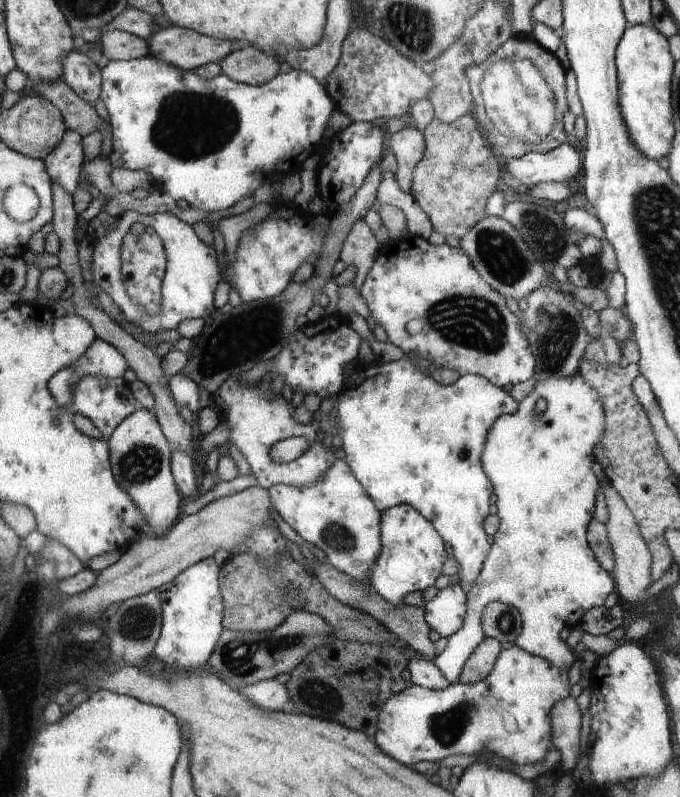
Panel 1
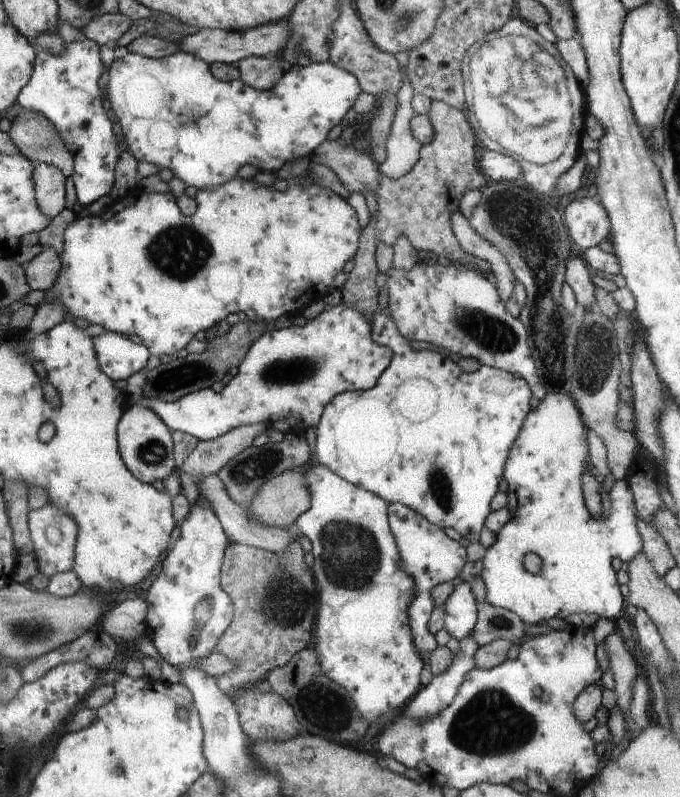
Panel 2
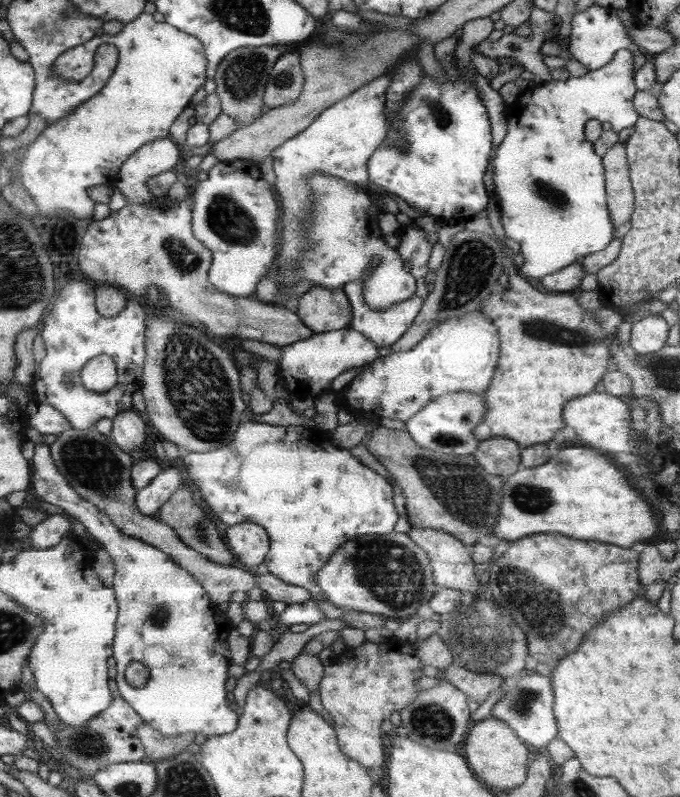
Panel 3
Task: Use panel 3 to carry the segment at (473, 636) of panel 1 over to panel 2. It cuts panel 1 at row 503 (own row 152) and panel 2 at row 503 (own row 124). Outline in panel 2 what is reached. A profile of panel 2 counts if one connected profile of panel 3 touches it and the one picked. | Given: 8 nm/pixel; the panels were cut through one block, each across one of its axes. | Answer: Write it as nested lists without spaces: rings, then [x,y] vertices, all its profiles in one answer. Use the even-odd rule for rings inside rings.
[[[546,393],[546,396],[540,400],[538,406],[528,411],[525,421],[515,438],[515,443],[511,446],[511,449],[507,454],[507,459],[503,468],[503,478],[508,482],[508,489],[505,493],[508,497],[506,508],[510,513],[510,520],[508,520],[508,522],[497,532],[495,543],[487,548],[485,555],[481,558],[482,570],[479,577],[485,584],[486,602],[493,607],[508,608],[508,610],[517,614],[526,625],[540,625],[542,622],[550,620],[550,618],[565,619],[567,616],[570,616],[570,614],[578,614],[578,612],[584,612],[584,614],[598,614],[601,618],[609,618],[612,621],[618,619],[622,614],[625,614],[625,608],[627,605],[625,595],[620,591],[620,584],[617,581],[617,574],[612,567],[611,560],[612,558],[620,558],[620,560],[623,561],[632,560],[632,558],[643,549],[643,540],[636,526],[636,517],[638,516],[635,513],[636,507],[634,495],[626,479],[616,481],[612,490],[608,493],[612,504],[609,516],[604,518],[601,514],[601,517],[596,520],[588,512],[587,506],[584,502],[584,493],[581,485],[581,476],[585,473],[585,470],[589,471],[591,469],[589,466],[589,449],[587,446],[587,426],[582,420],[581,412],[578,410],[575,400],[569,393]],[[528,552],[532,552],[532,554],[536,554],[536,556],[542,558],[542,571],[537,575],[530,573],[524,568],[524,565],[522,565],[522,557],[525,554],[528,554]]]

